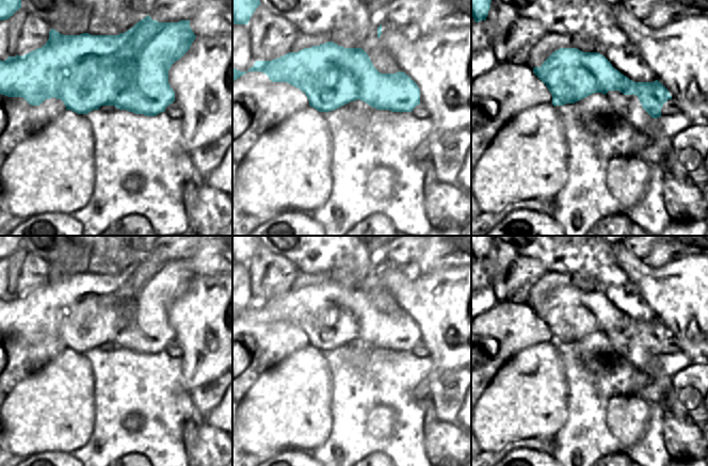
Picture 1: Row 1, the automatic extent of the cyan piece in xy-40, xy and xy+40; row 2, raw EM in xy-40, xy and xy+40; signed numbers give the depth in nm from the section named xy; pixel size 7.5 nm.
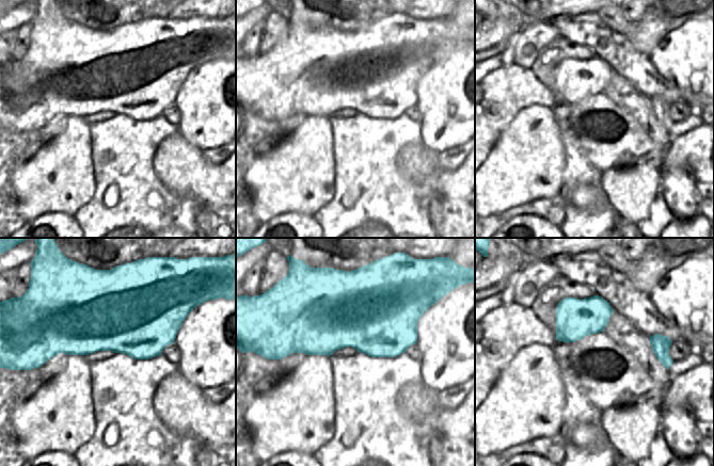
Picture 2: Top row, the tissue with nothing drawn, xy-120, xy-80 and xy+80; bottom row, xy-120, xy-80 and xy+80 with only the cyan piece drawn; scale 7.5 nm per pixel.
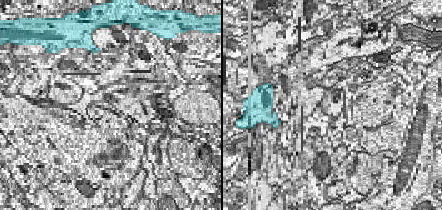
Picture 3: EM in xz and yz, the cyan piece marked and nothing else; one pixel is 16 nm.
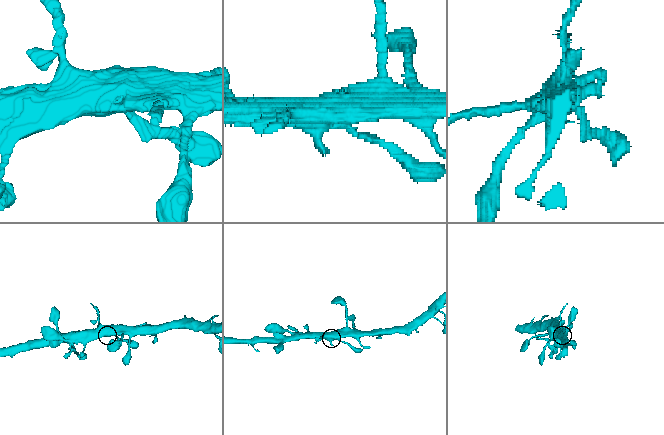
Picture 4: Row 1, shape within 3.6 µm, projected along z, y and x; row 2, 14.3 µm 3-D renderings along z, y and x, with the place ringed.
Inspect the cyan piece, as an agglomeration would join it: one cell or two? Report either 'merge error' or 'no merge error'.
no merge error

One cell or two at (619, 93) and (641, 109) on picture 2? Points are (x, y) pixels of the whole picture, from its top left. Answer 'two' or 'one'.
one

